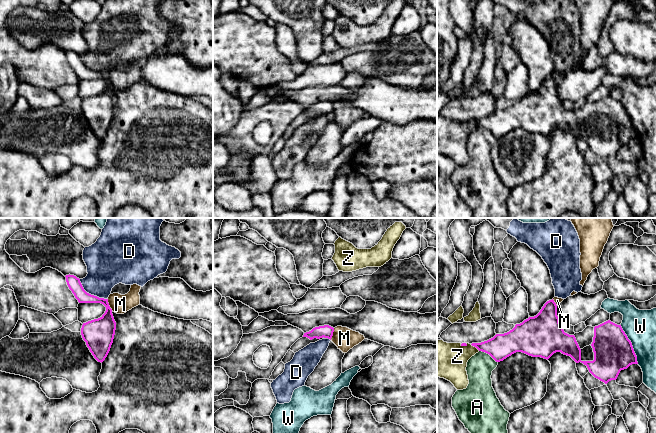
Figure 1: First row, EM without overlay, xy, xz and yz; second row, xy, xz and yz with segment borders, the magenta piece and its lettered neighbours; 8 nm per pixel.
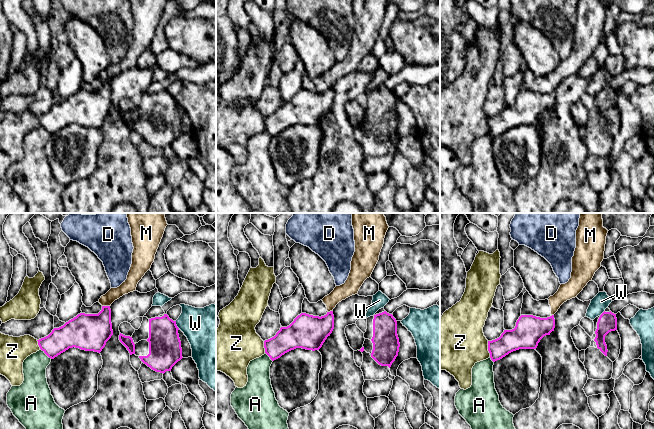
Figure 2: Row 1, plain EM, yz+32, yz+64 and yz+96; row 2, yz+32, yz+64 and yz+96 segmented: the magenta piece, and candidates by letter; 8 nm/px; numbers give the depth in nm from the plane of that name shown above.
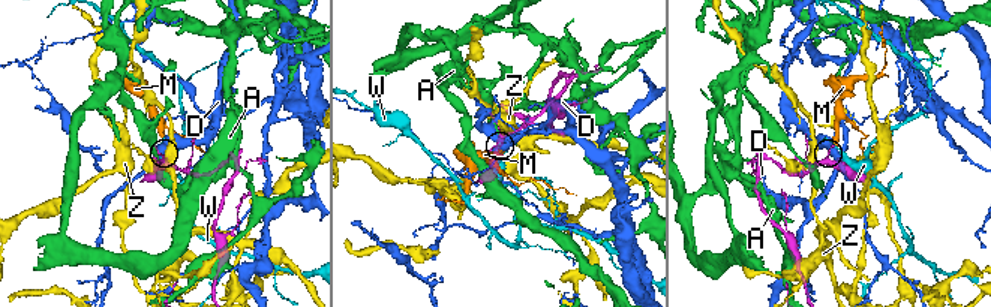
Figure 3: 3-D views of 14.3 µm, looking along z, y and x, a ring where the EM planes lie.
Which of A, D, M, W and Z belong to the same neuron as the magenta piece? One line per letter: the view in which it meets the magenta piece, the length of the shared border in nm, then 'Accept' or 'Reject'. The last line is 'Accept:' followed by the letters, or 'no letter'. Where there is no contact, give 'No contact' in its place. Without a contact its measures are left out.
A: Touches magenta in yz. Shared border 180 nm. Reject
D: Touches magenta in xy. Shared border 280 nm. Reject
M: Touches magenta in xy. Shared border 100 nm. Reject
W: Touches magenta in yz. Shared border 340 nm. Reject
Z: Touches magenta in yz. Shared border 90 nm. Reject
Accept: no letter

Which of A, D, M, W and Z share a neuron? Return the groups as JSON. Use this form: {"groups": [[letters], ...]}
{"groups": [["A", "D"], ["M"], ["W"], ["Z"]]}

